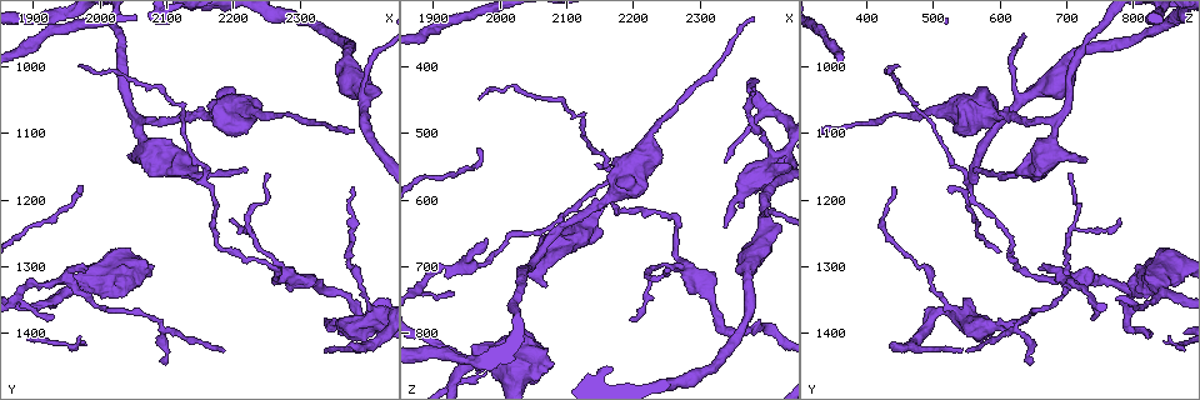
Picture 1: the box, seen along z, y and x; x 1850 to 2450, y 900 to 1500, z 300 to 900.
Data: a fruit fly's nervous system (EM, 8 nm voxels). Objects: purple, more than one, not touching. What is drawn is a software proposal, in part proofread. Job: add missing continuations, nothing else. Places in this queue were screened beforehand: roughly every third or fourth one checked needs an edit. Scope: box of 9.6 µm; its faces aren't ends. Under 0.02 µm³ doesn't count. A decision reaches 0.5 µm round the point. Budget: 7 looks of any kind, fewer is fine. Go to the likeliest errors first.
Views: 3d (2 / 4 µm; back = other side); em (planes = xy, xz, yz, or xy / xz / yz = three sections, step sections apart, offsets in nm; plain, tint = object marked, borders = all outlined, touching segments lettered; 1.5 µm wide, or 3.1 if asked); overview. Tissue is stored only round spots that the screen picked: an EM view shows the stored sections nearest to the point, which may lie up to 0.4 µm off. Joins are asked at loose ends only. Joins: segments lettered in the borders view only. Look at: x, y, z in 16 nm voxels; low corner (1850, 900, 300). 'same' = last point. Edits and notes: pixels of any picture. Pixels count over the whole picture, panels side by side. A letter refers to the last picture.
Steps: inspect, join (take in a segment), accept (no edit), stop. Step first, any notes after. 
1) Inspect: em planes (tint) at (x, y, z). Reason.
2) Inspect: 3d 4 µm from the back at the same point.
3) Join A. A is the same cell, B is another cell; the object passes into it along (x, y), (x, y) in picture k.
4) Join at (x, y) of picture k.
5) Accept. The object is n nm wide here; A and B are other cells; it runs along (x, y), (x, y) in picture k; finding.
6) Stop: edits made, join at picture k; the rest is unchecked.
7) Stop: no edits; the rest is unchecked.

Inspect: em xz step 4 (tint) at (2070, 1145, 730). Free end.

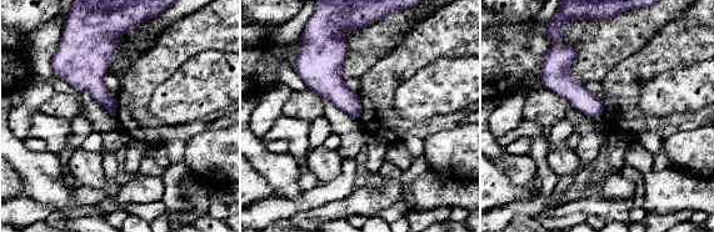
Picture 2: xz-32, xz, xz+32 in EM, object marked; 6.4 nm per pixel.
Inspect: em planes (tint) at the same point. Cut it another way.

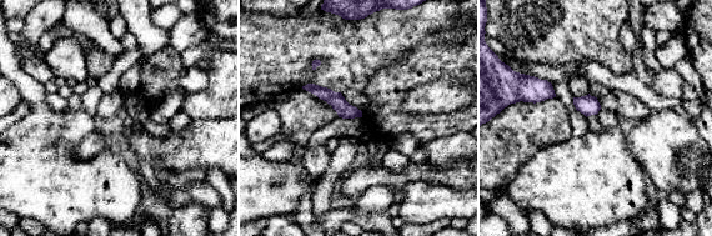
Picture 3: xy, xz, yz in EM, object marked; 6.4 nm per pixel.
Inspect: em planes (borders) at the same point.

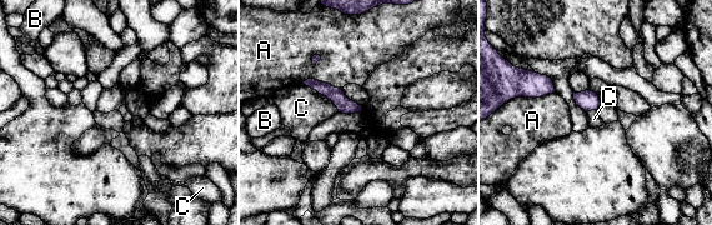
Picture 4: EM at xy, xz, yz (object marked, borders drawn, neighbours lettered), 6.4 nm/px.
Accept. A, B and C are other cells; a border runs along (301, 83), (325, 95), (339, 111) in picture 4; no lettered segment goes on from it.

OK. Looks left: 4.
Inspect: 3d 4 µm from the back at (1985, 1305, 660). An open end.

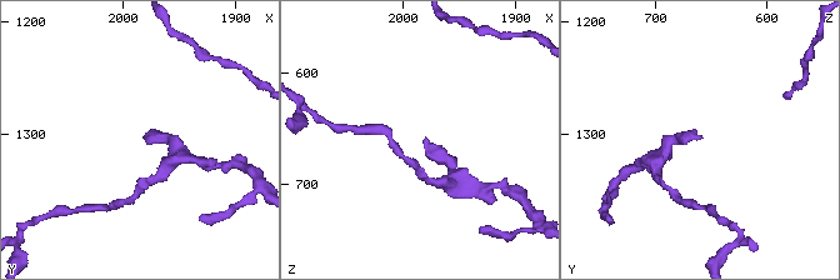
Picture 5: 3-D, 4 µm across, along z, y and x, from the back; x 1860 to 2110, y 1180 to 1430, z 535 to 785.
Inspect: em planes (borders) at (1980, 1302, 660).

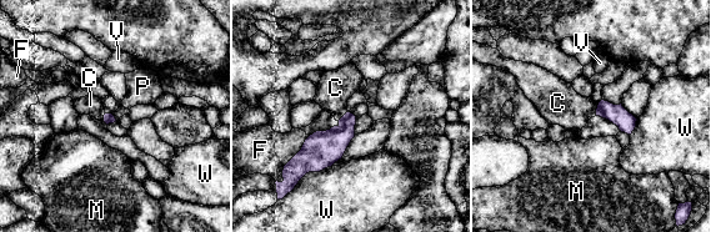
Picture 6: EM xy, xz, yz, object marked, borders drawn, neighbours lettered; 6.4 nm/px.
Join C. C is the same cell, F, M, P, V and W are other cells; the object passes into it along (323, 147), (344, 115), (335, 87) in picture 6; the neuron continues.

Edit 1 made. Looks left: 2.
Stop: edits made, join at picture 6; the rest is unchecked.

